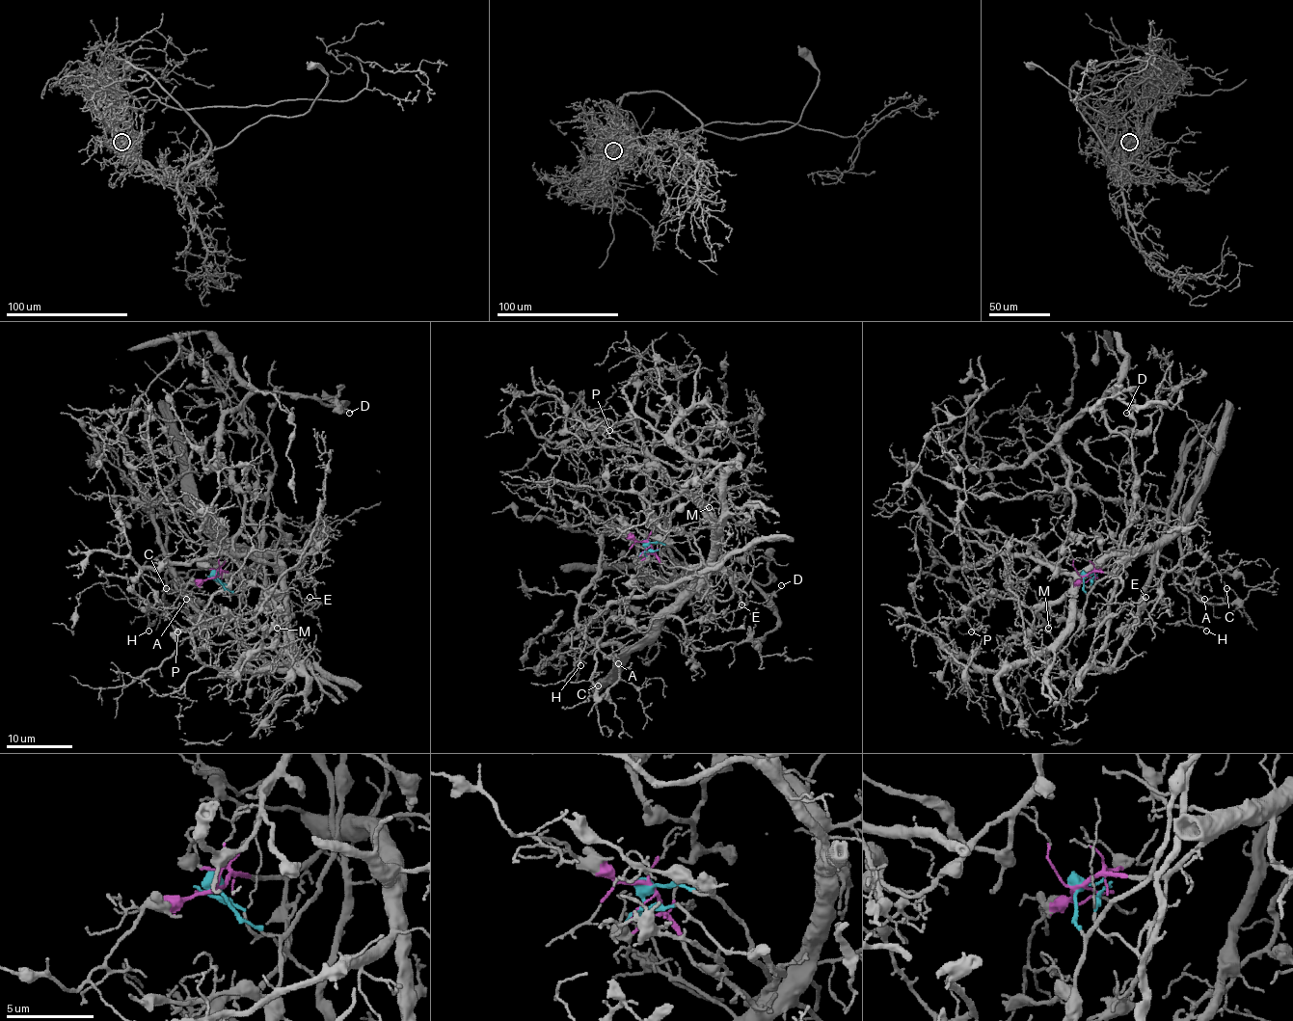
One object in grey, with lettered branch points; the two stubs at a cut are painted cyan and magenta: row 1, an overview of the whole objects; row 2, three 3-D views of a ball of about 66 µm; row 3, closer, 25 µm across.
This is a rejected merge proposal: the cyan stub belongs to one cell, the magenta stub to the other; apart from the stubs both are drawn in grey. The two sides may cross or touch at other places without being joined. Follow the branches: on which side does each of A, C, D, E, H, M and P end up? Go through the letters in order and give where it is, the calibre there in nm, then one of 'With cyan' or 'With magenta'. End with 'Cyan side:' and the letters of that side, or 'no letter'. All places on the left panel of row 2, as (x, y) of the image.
A: Place: (186, 599). Thickness 130 nm. With magenta
C: Place: (166, 588). Thickness 90 nm. With magenta
D: Place: (349, 413). Thickness 110 nm. With cyan
E: Place: (309, 597). Thickness 160 nm. With magenta
H: Place: (148, 631). Thickness 120 nm. With cyan
M: Place: (277, 628). Thickness 120 nm. With magenta
P: Place: (177, 631). Thickness 170 nm. With magenta
Cyan side: D, H

